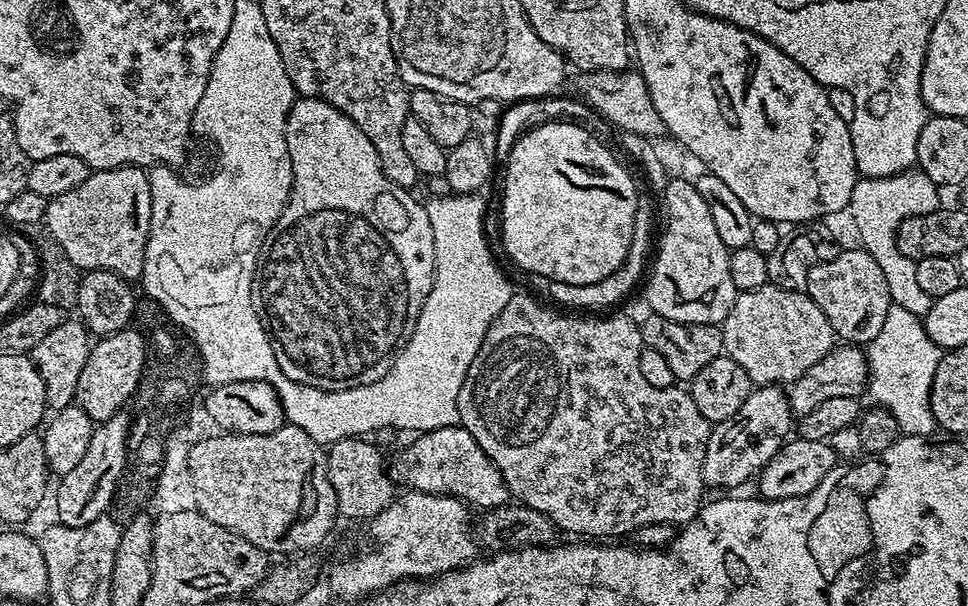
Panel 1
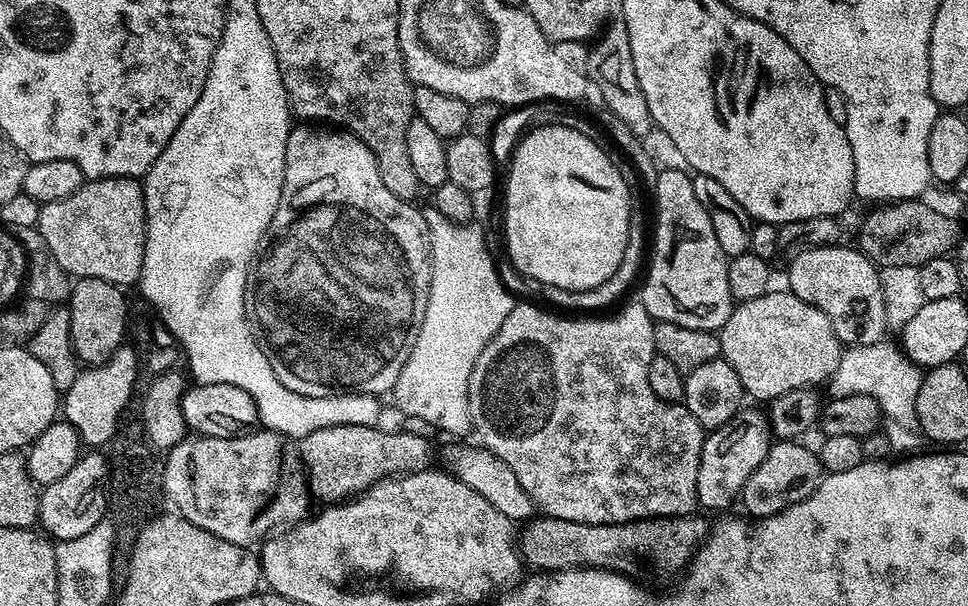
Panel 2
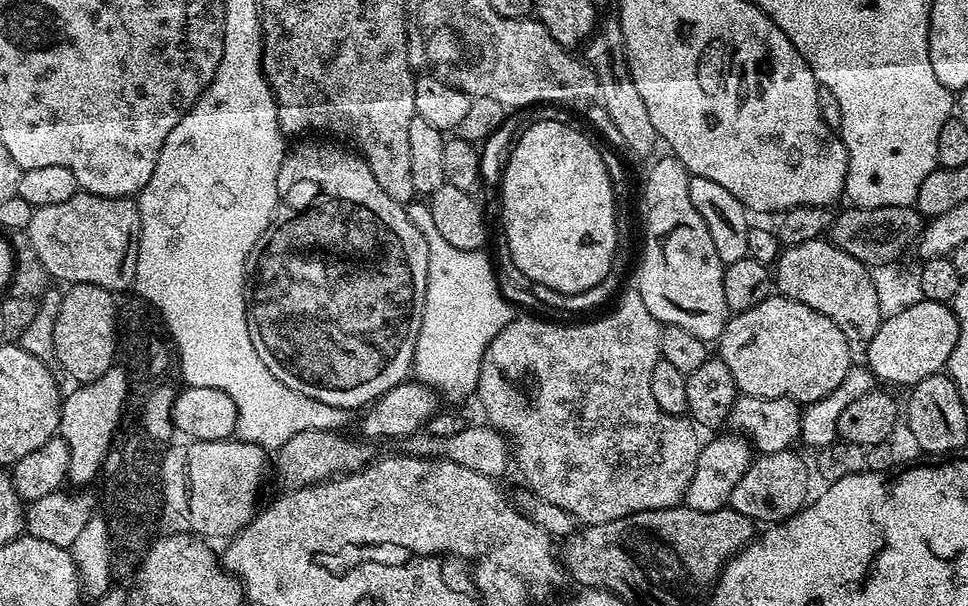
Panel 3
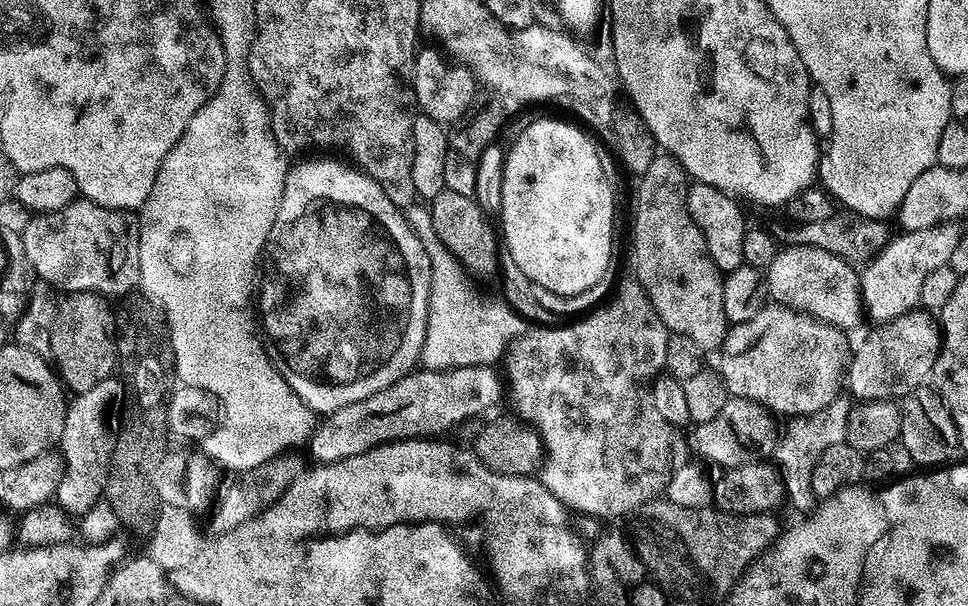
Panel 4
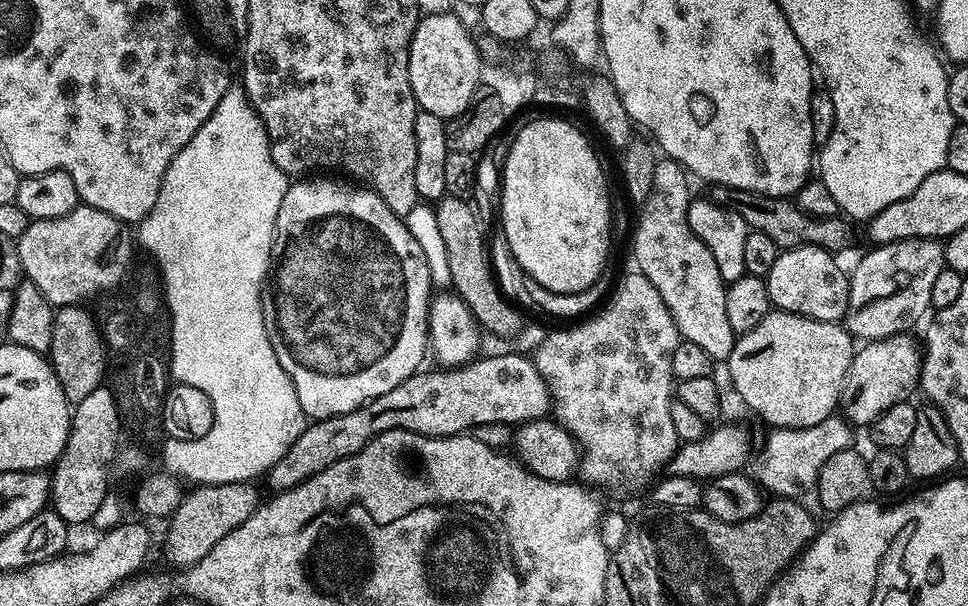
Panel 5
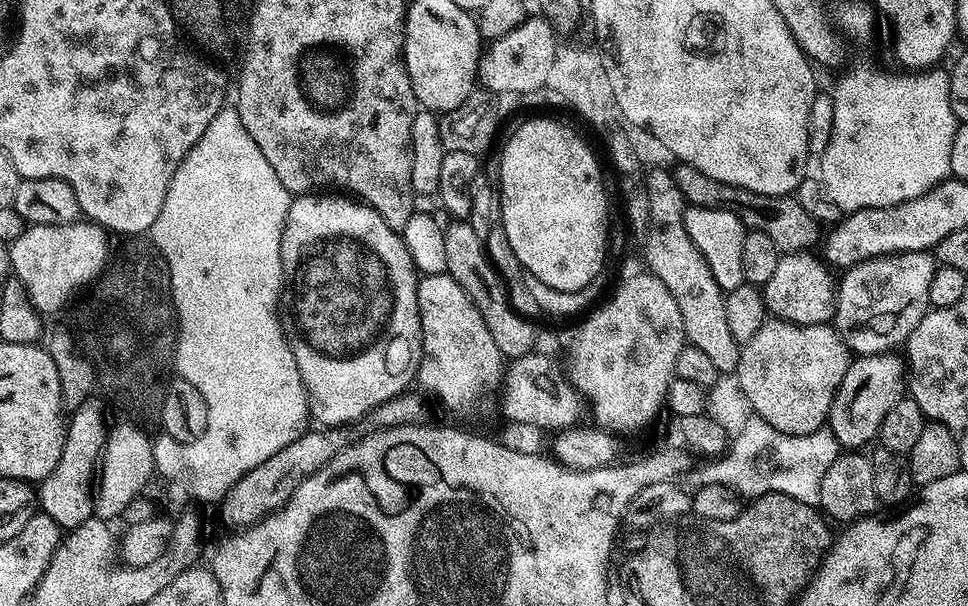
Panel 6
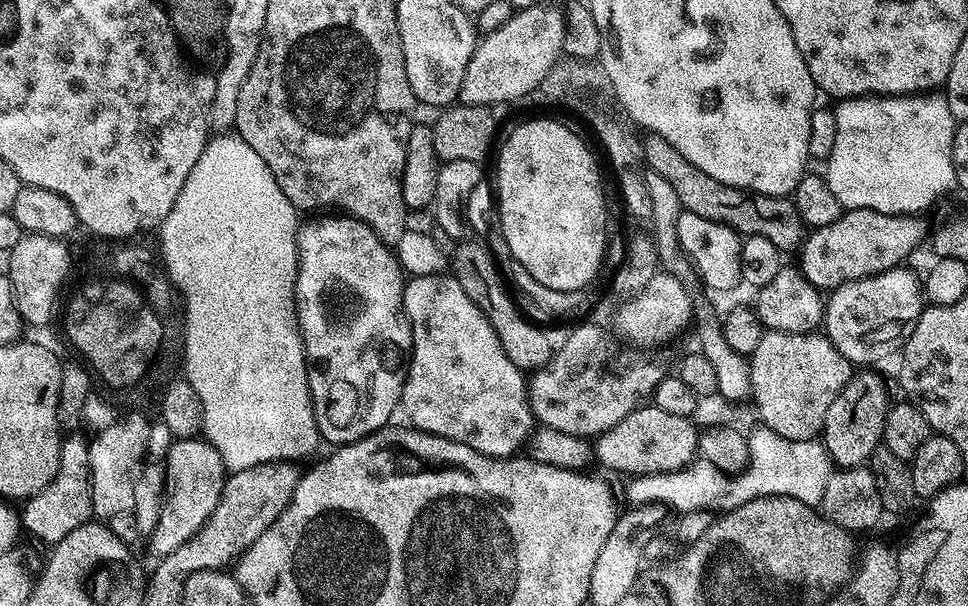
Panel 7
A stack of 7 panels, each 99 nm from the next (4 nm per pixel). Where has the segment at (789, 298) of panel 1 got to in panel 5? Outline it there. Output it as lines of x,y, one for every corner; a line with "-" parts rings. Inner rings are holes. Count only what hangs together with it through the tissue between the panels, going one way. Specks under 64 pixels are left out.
770,310
754,330
737,335
734,350
728,355
726,367
732,384
744,404
757,412
773,429
808,428
816,426
837,411
840,391
854,351
854,337
843,323
834,320
815,320
793,312

